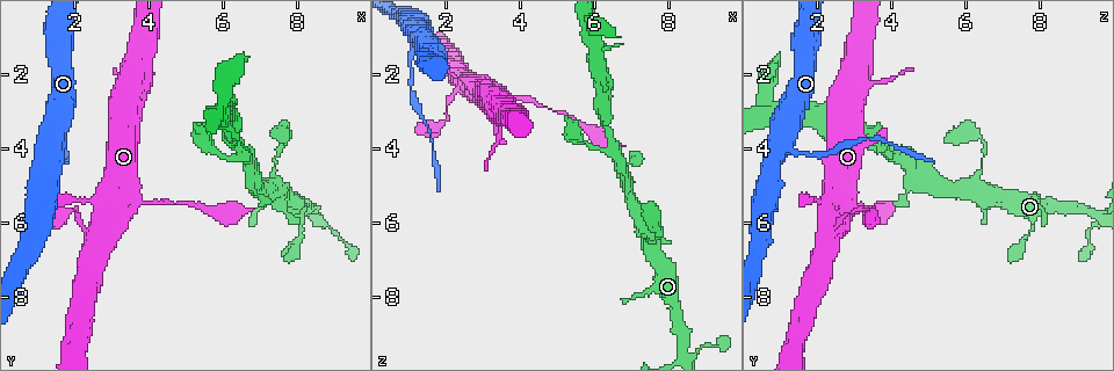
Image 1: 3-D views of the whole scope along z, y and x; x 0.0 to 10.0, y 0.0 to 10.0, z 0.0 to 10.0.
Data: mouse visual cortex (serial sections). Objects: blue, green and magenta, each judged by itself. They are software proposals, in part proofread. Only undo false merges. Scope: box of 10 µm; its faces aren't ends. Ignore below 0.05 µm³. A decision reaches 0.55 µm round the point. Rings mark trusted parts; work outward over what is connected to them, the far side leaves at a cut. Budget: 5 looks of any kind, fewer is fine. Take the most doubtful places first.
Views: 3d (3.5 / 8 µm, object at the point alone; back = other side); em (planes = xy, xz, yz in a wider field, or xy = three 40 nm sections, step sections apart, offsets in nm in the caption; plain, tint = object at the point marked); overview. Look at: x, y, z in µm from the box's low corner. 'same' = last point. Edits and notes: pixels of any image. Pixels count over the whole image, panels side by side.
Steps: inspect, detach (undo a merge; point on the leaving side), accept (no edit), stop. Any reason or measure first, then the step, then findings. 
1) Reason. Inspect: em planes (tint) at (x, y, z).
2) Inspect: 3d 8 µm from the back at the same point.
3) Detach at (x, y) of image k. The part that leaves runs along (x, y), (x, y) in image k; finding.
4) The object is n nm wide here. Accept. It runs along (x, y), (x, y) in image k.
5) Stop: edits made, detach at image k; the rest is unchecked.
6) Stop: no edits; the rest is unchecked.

Calibre changes. Inspect: 3d 3.5 µm at (1.20, 4.05, 1.35).

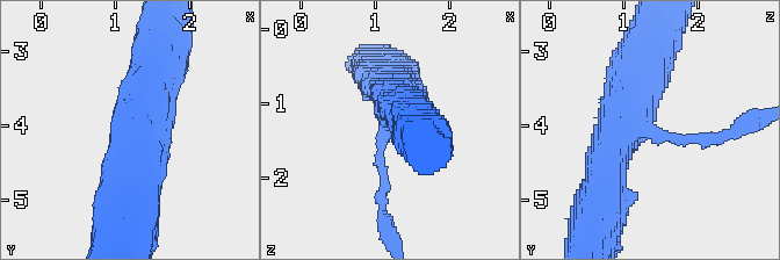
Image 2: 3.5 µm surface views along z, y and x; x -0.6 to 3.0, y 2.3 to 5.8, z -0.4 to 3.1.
3 arms meet here; the arms are 150, 600, 700 nm wide. Inspect: em xy step 5 (tint) at (1.20, 4.05, 1.35).

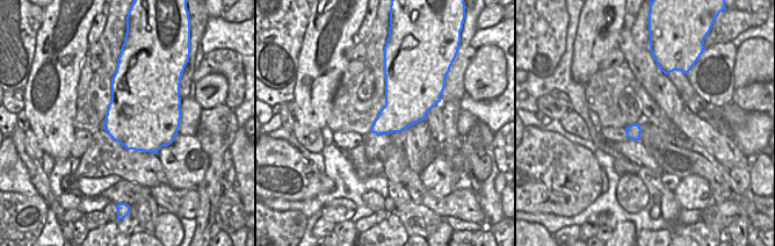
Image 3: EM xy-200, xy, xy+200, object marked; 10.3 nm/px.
The object is 400 nm wide here. Accept. It runs along (651, 41), (604, 183) in image 2; all the same cell.

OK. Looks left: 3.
Sharp bend. Inspect: 3d 3.5 µm at (1.90, 0.65, 1.70).

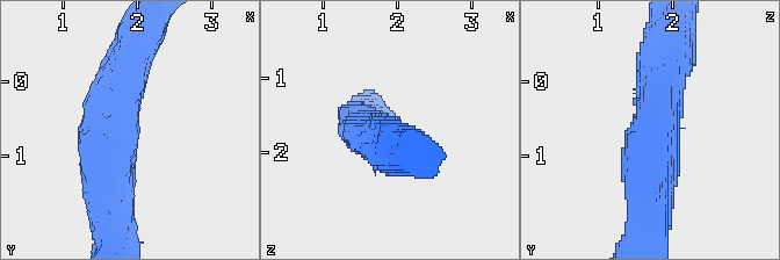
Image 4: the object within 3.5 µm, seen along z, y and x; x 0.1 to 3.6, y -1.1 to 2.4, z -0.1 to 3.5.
Accept. It runs along (650, 229), (650, 115), (670, 82) in image 4; one cell here.

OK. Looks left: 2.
Stop: no edits; the rest is unchecked.

